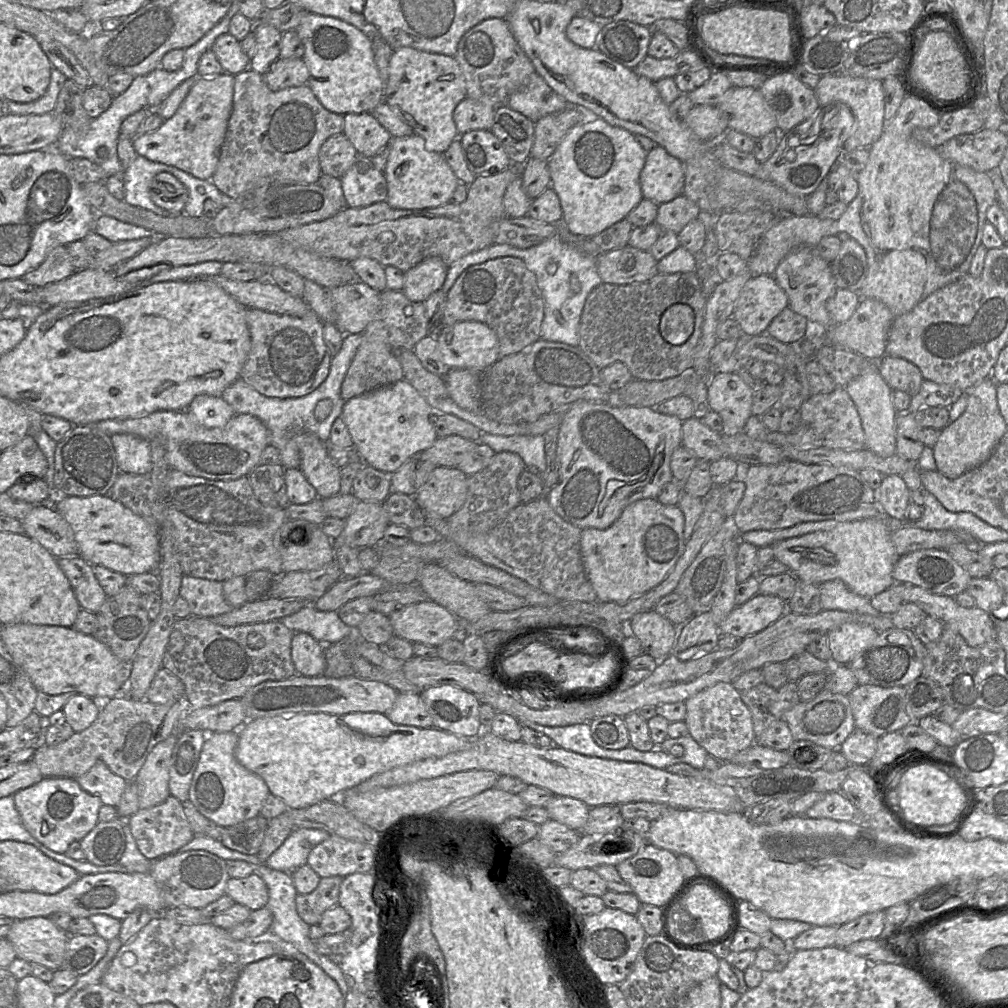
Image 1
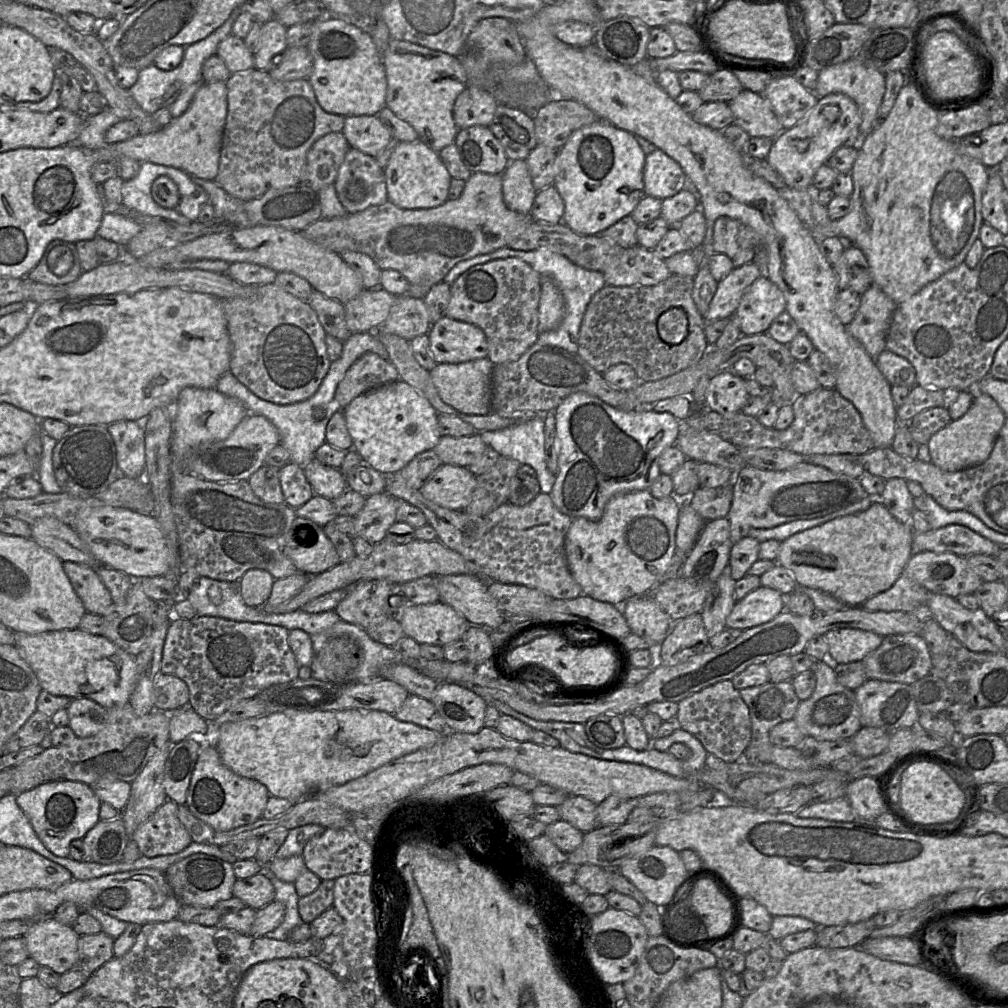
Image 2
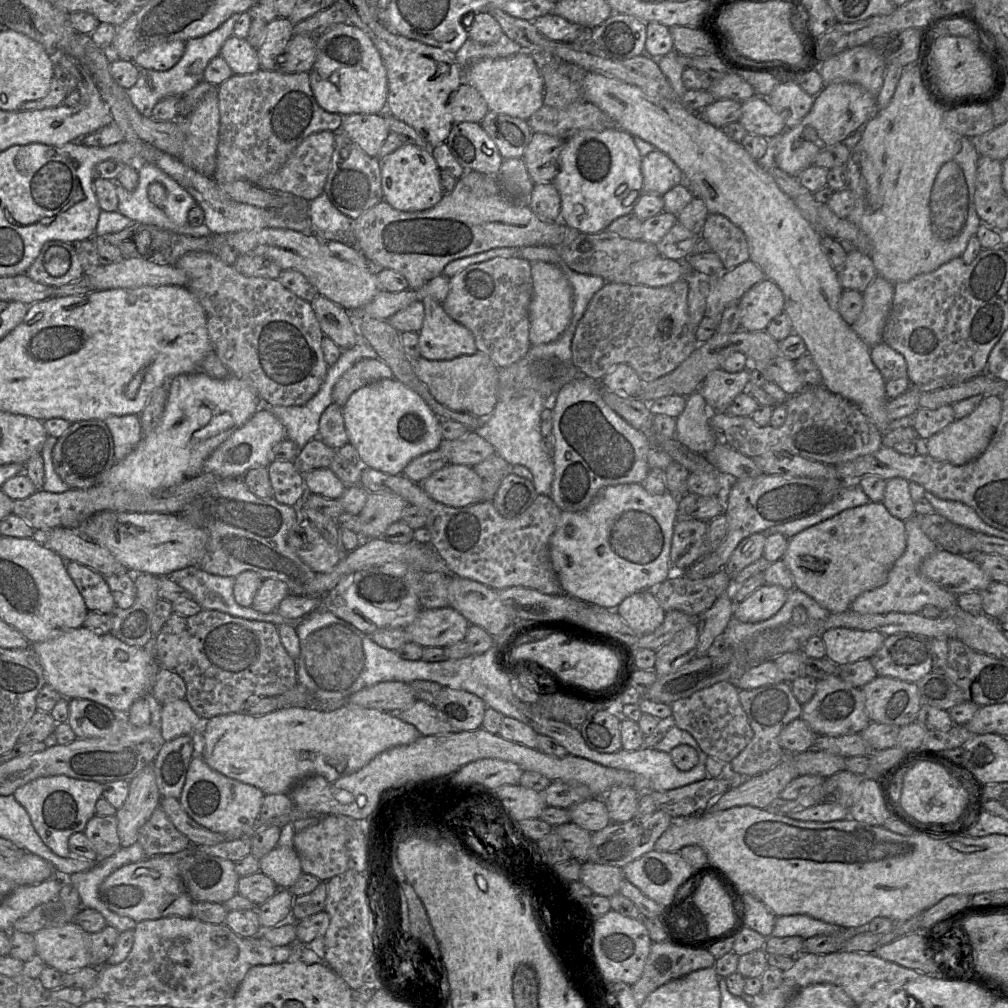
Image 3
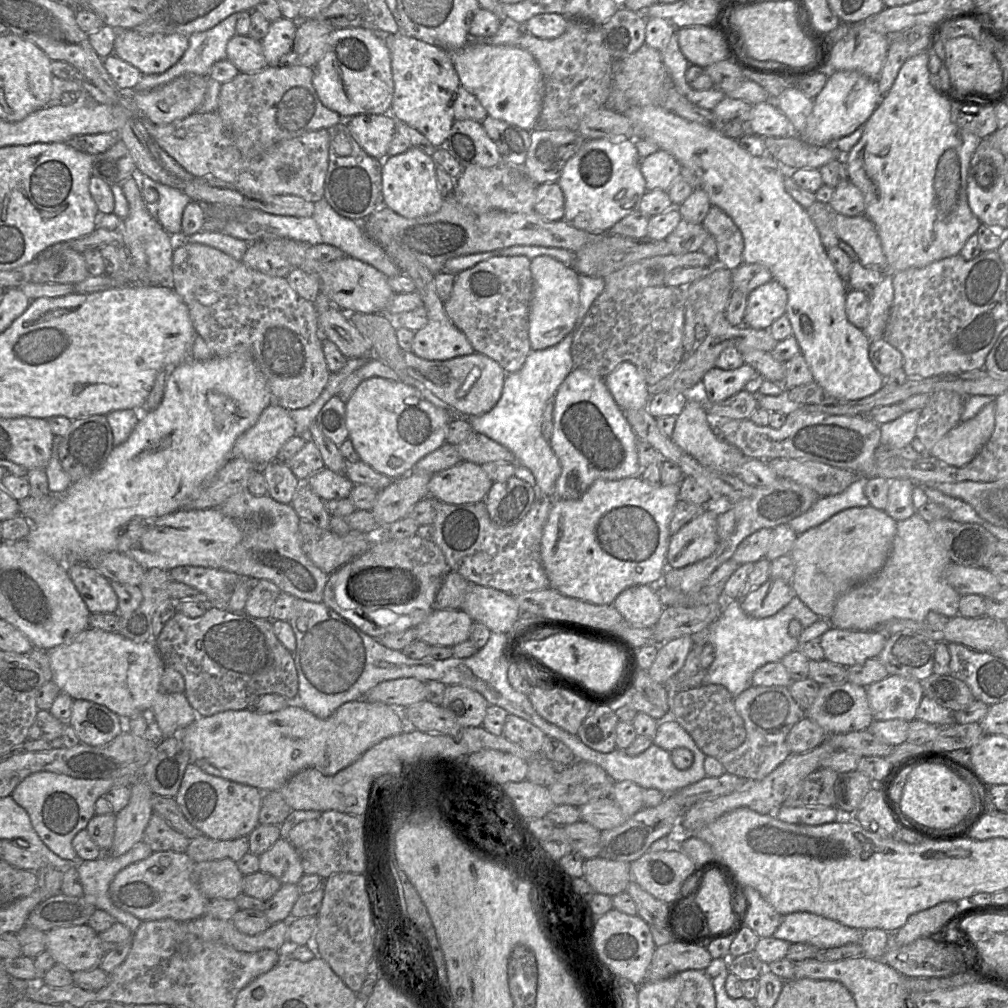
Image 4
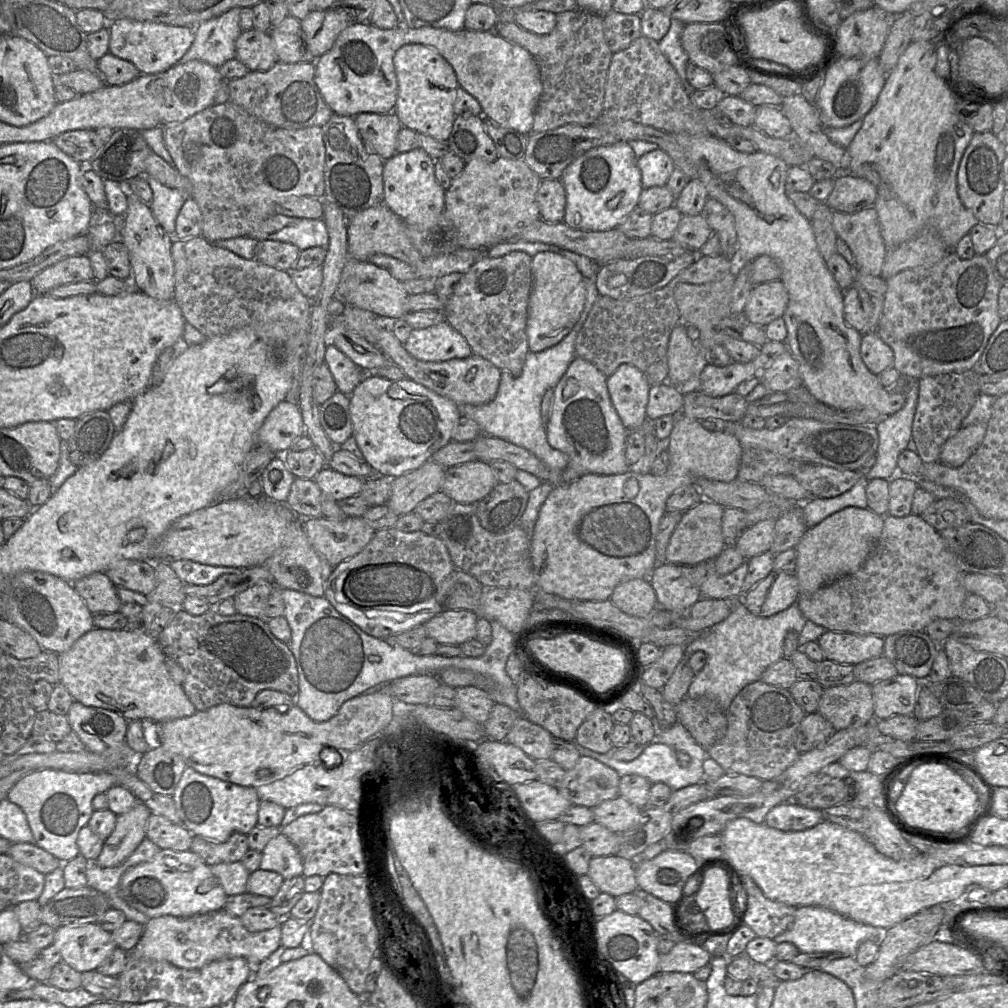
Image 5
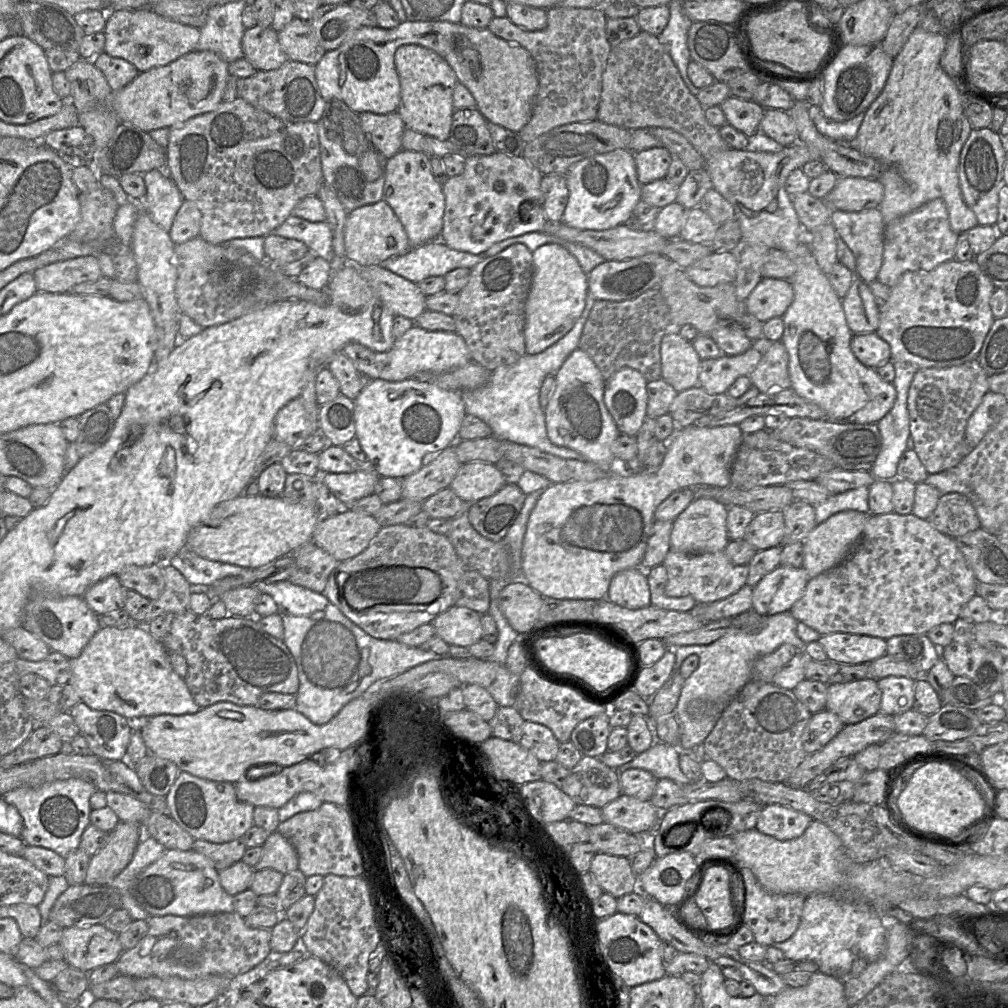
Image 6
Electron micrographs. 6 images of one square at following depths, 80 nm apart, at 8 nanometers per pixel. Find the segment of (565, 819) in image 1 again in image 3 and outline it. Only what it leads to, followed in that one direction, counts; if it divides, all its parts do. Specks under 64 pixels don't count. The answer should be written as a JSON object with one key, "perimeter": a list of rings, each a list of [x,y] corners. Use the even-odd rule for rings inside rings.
{"perimeter":[[[590,798],[568,810],[570,821],[590,833],[600,831],[612,823],[603,798]]]}

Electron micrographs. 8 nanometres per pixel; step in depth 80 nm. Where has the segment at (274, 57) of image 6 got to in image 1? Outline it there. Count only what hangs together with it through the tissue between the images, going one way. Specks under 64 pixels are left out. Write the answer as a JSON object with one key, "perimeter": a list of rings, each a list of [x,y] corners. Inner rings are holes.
{"perimeter":[[[229,33],[218,36],[211,50],[228,74],[237,75],[249,68],[251,59],[243,52],[240,41]]]}

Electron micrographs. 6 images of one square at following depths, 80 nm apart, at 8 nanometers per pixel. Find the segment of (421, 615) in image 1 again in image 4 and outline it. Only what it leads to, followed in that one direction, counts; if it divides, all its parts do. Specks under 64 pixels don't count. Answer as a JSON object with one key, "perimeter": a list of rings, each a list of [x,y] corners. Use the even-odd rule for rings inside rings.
{"perimeter":[[[462,609],[433,610],[415,629],[418,640],[431,646],[453,647],[470,638],[473,623]]]}

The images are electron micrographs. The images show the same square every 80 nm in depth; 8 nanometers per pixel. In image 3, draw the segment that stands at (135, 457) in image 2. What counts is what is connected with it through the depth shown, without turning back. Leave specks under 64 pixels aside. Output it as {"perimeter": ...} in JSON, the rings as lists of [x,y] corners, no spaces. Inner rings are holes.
{"perimeter":[[[138,415],[110,416],[106,418],[114,442],[116,462],[124,460],[142,438],[142,426]]]}

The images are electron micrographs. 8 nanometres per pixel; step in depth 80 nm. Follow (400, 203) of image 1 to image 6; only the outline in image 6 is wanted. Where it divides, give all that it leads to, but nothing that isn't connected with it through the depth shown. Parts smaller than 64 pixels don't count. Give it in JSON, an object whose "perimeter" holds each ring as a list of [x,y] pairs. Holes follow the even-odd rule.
{"perimeter":[[[401,150],[386,162],[383,200],[402,223],[411,248],[437,239],[443,227],[445,197],[432,174],[430,158],[423,152]]]}

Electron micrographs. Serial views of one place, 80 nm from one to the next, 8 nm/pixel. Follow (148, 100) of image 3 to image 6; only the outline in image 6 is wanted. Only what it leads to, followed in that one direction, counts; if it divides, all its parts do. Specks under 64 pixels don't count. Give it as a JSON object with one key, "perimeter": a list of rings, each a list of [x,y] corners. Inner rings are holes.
{"perimeter":[[[236,1],[209,8],[196,50],[211,51],[227,63],[244,58],[242,13],[247,4]]]}

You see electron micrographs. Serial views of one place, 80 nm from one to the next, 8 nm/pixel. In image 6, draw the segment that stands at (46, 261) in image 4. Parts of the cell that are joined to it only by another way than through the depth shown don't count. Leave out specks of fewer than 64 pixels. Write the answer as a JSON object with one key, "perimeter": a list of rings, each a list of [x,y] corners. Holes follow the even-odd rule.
{"perimeter":[[[95,255],[81,256],[51,263],[33,272],[38,292],[68,293],[80,283],[95,282],[102,277]]]}

